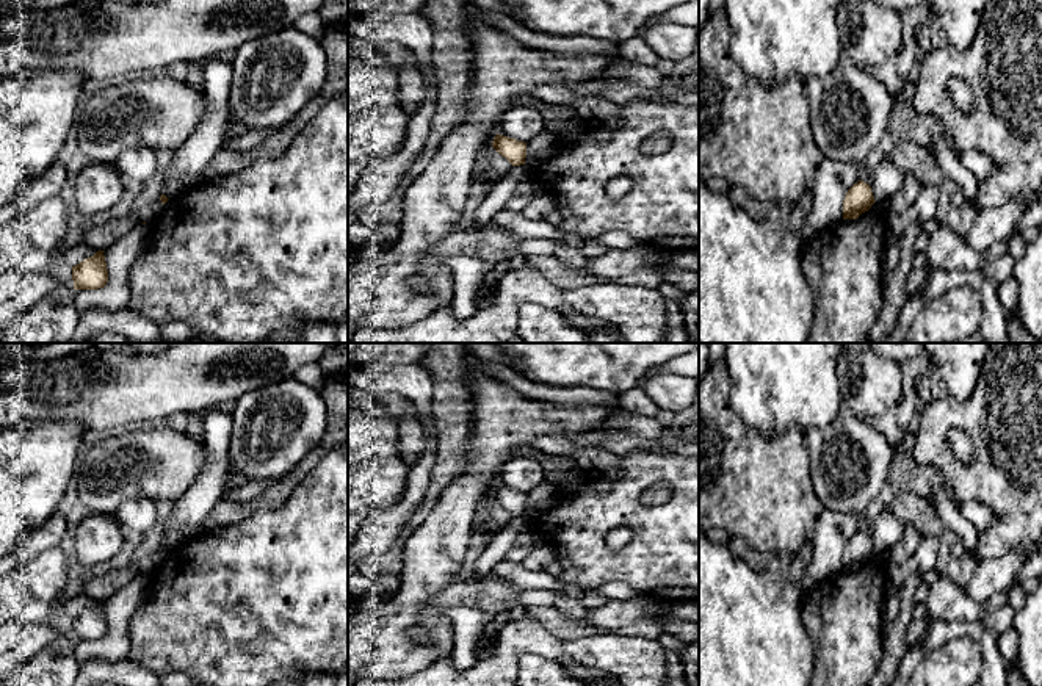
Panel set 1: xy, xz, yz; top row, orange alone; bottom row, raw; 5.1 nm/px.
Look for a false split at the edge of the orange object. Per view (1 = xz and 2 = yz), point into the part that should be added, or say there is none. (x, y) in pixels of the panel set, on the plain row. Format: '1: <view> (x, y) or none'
1: none
2: none

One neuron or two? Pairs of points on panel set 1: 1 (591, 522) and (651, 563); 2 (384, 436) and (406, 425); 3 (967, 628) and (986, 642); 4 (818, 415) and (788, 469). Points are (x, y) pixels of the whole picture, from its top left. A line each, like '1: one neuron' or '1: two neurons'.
1: one neuron
2: two neurons
3: one neuron
4: two neurons

